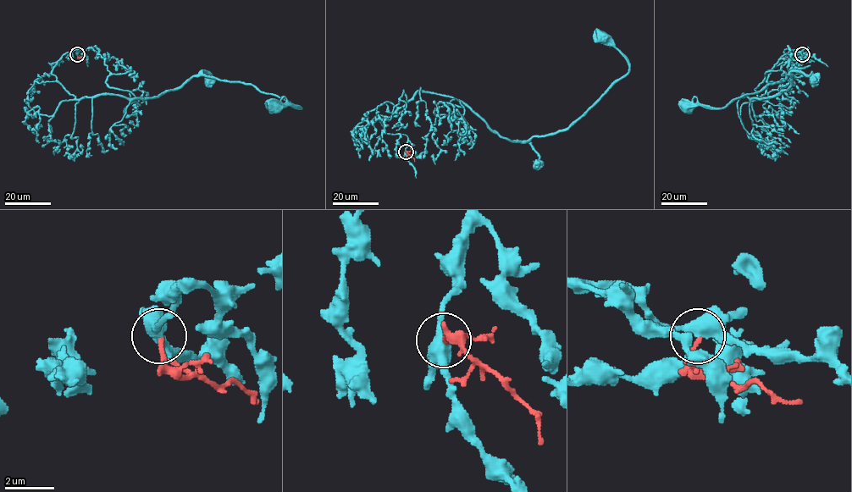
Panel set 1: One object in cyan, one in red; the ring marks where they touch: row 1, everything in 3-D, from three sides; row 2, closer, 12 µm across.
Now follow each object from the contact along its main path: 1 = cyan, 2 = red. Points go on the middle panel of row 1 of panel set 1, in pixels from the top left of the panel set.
1: (406, 152), (407, 137), (379, 120), (417, 91), (462, 101), (511, 140), (567, 129), (628, 70), (602, 37)
2: (406, 152), (414, 162)

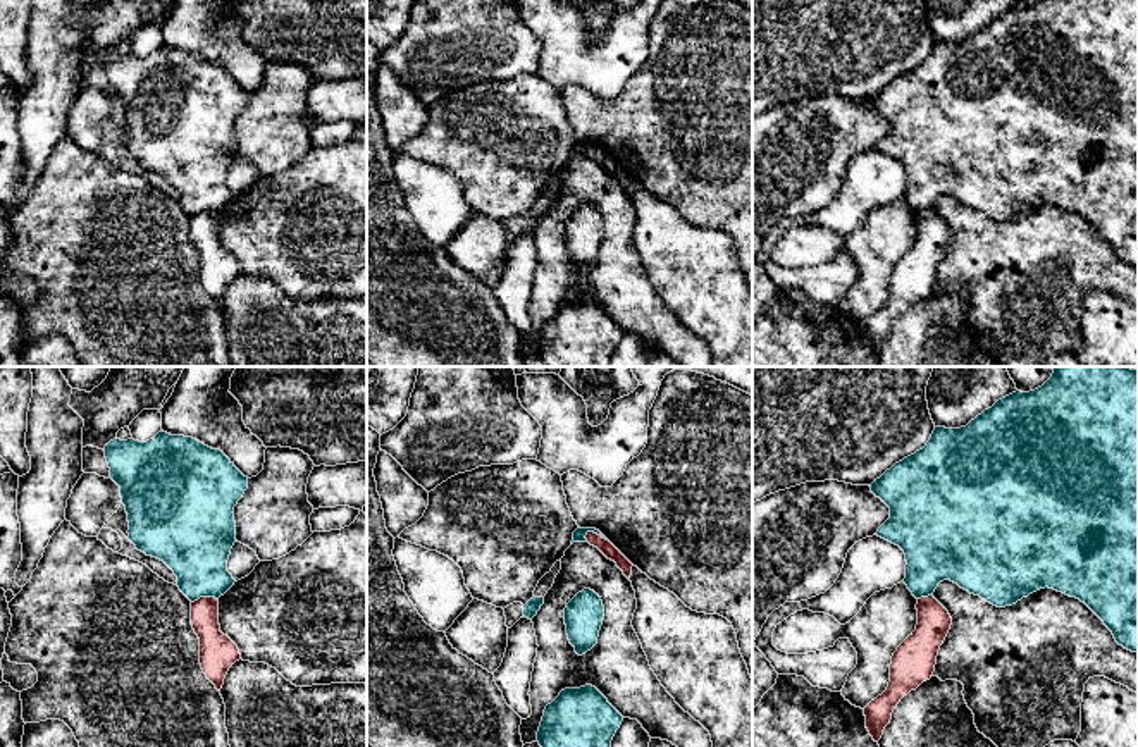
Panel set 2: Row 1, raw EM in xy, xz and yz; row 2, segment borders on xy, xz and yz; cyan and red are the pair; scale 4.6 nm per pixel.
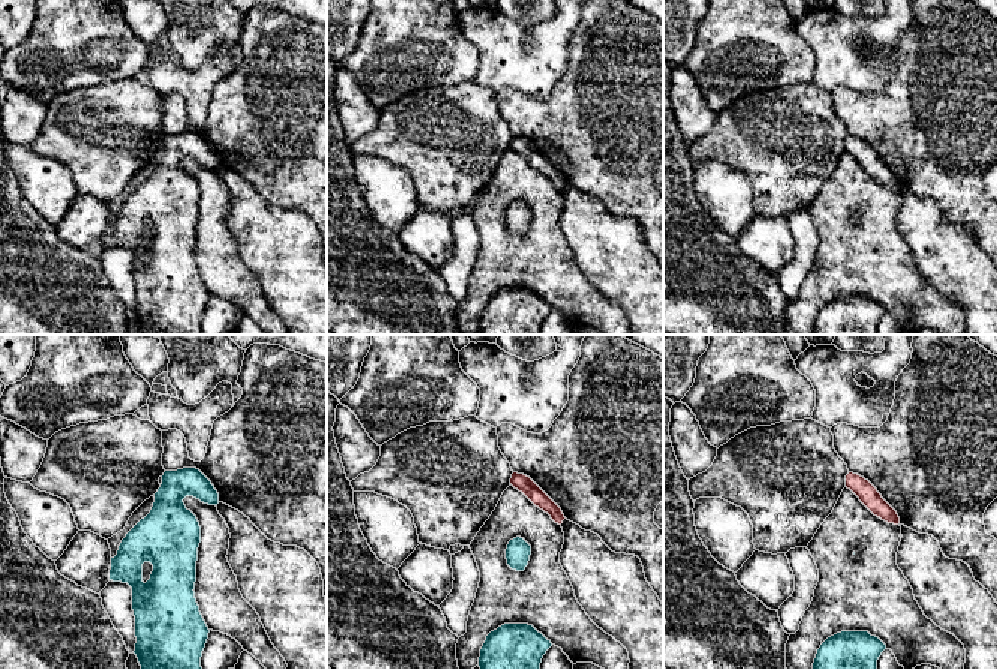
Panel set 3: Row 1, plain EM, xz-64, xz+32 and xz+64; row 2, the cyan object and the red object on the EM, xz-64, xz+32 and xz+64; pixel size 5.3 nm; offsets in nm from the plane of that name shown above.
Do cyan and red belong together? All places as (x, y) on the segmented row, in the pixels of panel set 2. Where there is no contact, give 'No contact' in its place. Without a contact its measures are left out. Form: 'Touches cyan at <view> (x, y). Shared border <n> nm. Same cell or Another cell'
Touches cyan at xz (596, 532). Shared border 110 nm. Another cell

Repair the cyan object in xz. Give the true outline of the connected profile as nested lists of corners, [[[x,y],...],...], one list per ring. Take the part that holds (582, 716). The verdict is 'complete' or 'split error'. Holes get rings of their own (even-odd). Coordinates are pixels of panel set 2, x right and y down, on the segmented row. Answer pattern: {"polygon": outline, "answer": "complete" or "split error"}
{"polygon": [[[592,685],[565,688],[546,706],[541,747],[611,747],[623,716]]], "answer": "complete"}

